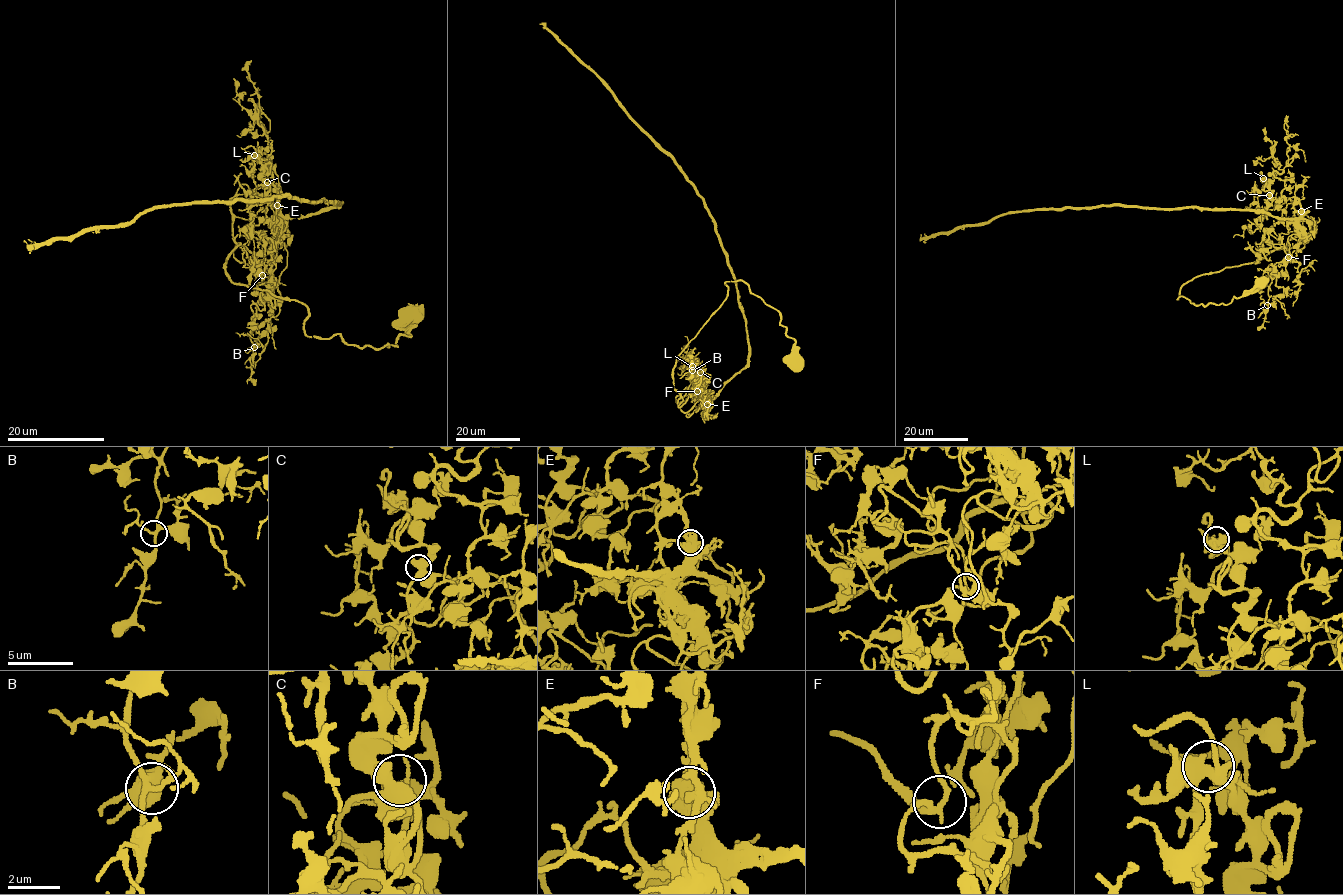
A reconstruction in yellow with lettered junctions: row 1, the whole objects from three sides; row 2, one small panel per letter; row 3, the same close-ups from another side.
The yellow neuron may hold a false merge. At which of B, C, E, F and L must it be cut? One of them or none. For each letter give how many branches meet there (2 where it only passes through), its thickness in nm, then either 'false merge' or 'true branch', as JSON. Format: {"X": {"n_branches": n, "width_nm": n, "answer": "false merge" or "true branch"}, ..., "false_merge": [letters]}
{"B": {"n_branches": 4, "width_nm": 200, "answer": "true branch"}, "C": {"n_branches": 4, "width_nm": 400, "answer": "true branch"}, "E": {"n_branches": 6, "width_nm": 480, "answer": "false merge"}, "F": {"n_branches": 4, "width_nm": 180, "answer": "true branch"}, "L": {"n_branches": 5, "width_nm": 440, "answer": "true branch"}, "false_merge": ["E"]}

